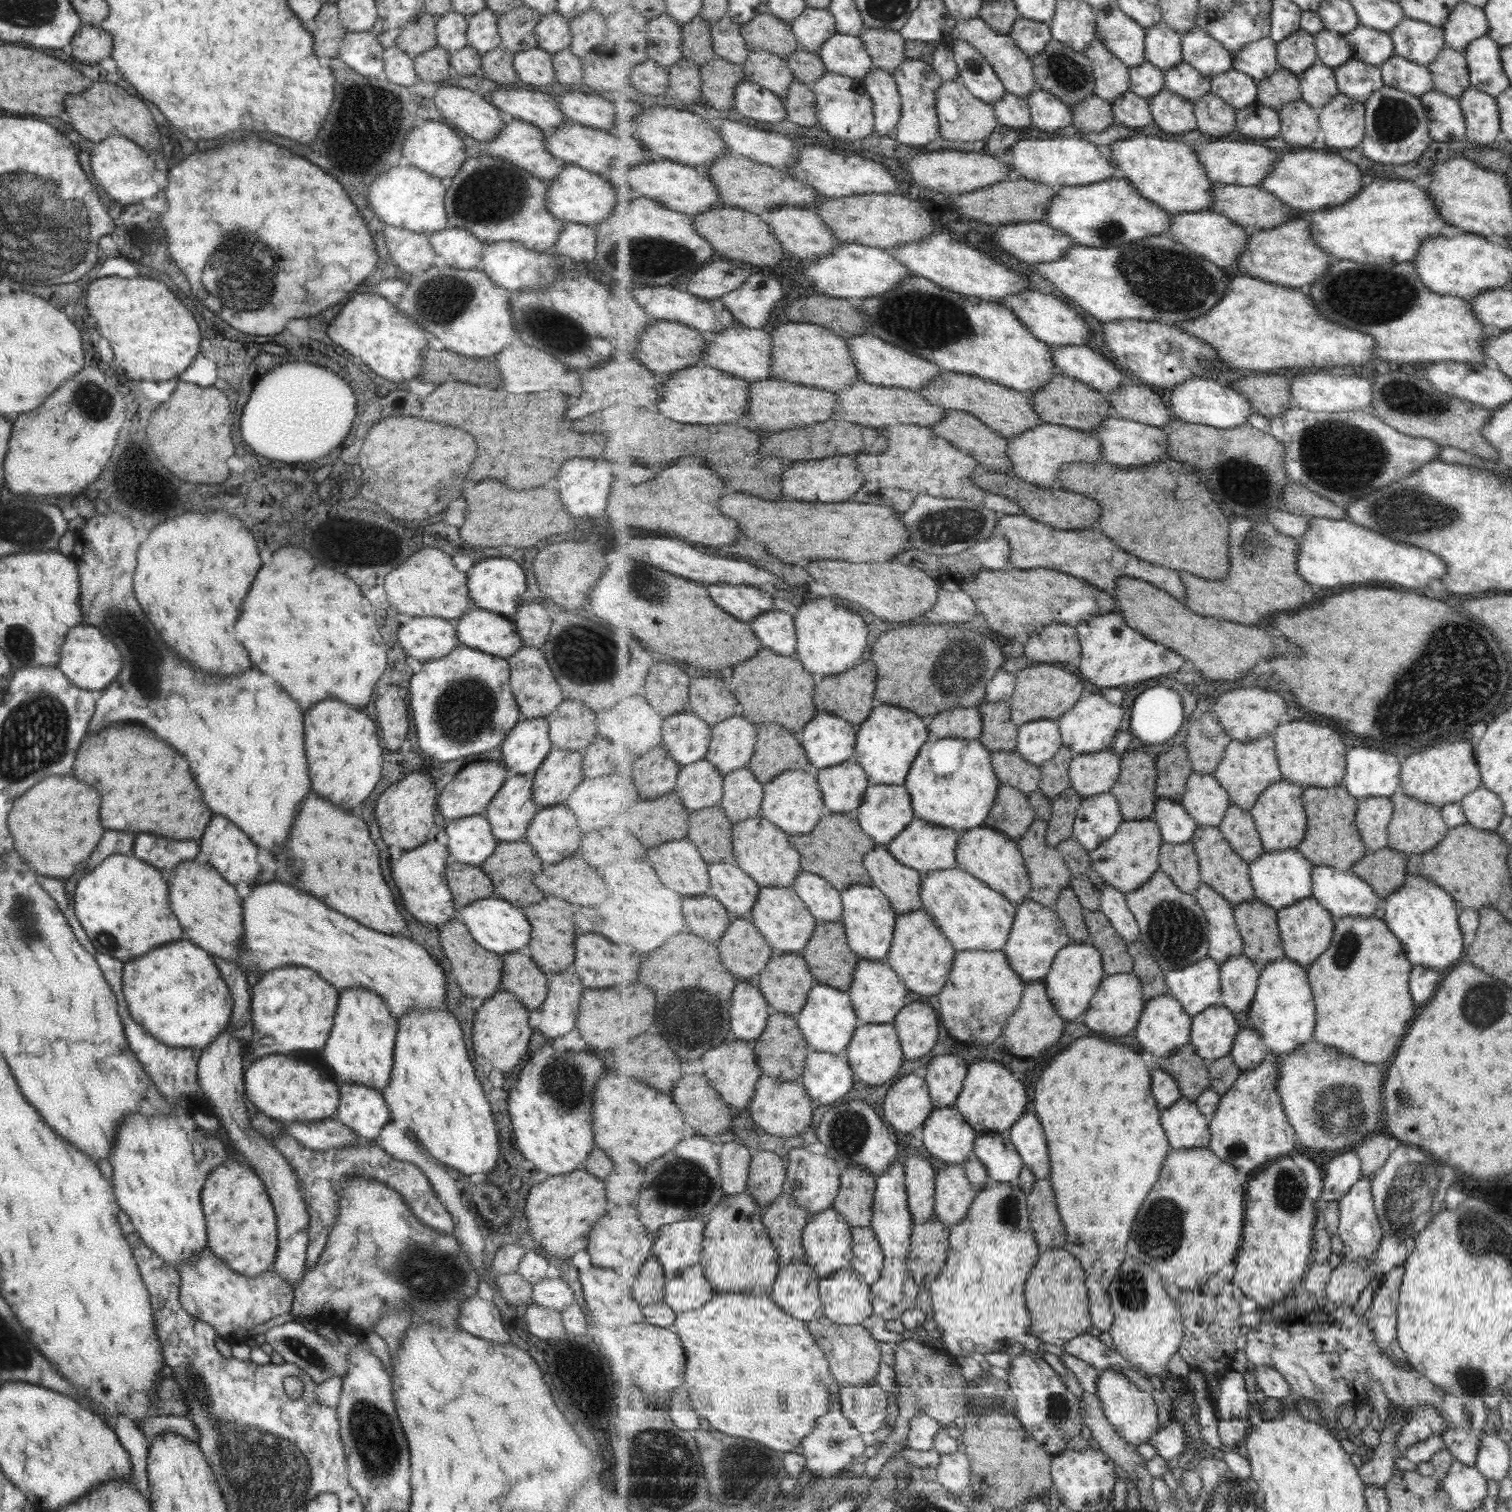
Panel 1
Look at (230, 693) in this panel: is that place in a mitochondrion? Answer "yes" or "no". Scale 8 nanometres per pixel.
no

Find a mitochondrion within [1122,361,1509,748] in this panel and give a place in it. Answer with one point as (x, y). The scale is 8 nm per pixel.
(1456, 662)

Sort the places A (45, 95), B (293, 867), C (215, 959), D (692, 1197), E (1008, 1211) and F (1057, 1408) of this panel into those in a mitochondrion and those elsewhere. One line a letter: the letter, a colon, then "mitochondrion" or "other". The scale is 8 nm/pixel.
A: other
B: mitochondrion
C: other
D: mitochondrion
E: mitochondrion
F: mitochondrion

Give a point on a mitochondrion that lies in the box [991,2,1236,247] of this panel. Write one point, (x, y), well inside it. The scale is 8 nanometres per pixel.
(1069, 75)

